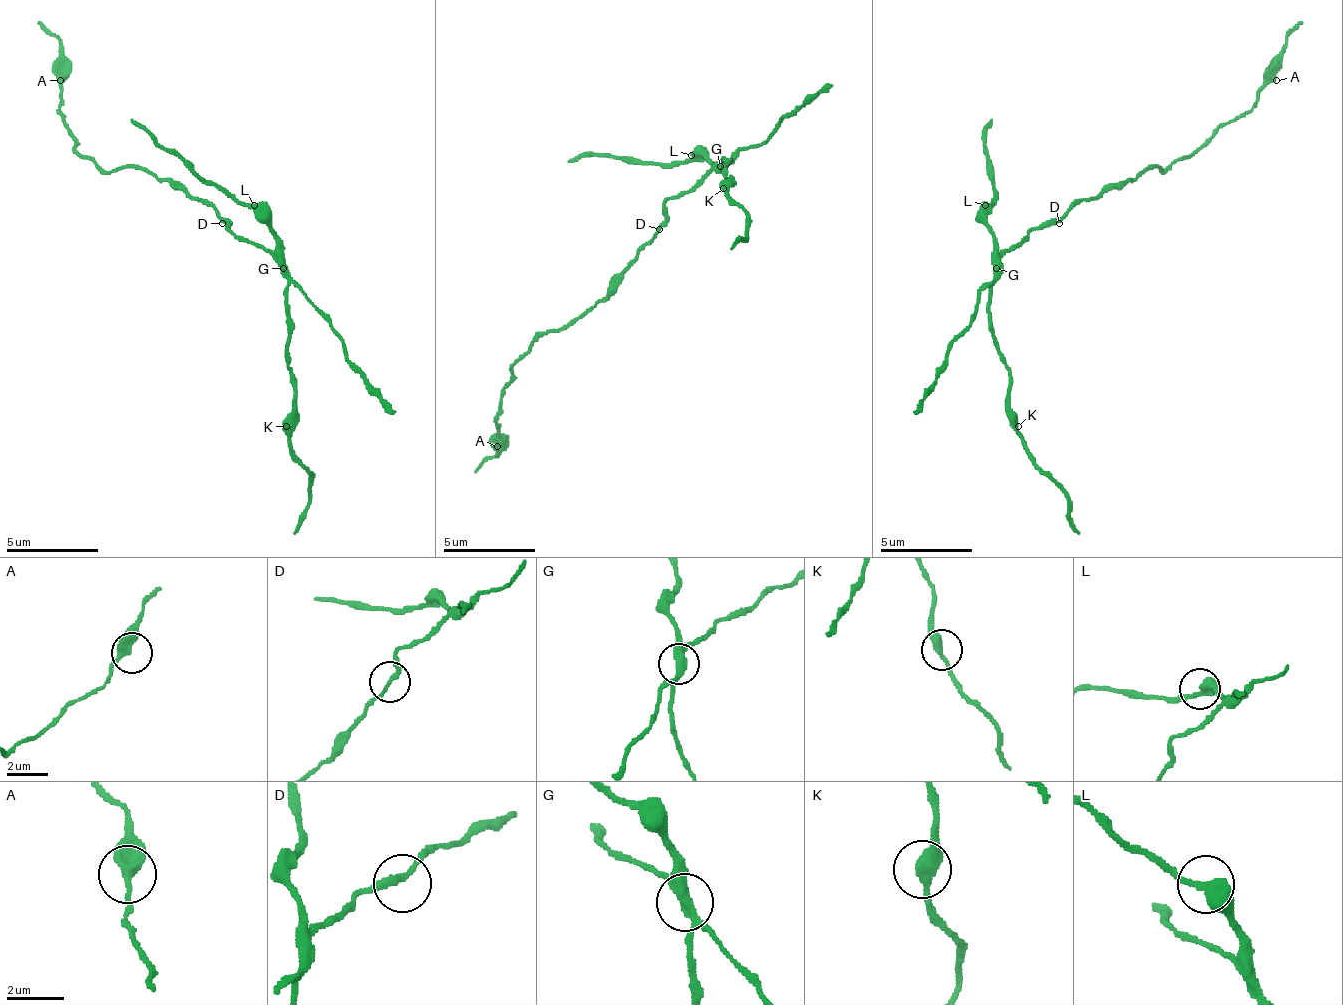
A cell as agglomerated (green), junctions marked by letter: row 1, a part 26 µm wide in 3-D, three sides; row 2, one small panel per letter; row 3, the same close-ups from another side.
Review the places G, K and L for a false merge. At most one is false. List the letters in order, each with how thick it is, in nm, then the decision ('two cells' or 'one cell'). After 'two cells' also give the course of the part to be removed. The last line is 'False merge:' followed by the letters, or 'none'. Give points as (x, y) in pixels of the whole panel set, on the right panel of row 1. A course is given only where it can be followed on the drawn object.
G: 320 nm thick; two cells; foreign part runs (994, 269), (1031, 228), (1050, 228), (1147, 168), (1165, 173), (1253, 108), (1285, 43), (1304, 20)
K: 400 nm thick; one cell
L: 440 nm thick; one cell
False merge: G

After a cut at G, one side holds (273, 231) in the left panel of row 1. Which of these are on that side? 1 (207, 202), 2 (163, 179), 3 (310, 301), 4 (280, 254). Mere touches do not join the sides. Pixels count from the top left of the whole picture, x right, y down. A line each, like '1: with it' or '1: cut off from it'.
1: cut off from it
2: cut off from it
3: cut off from it
4: with it

